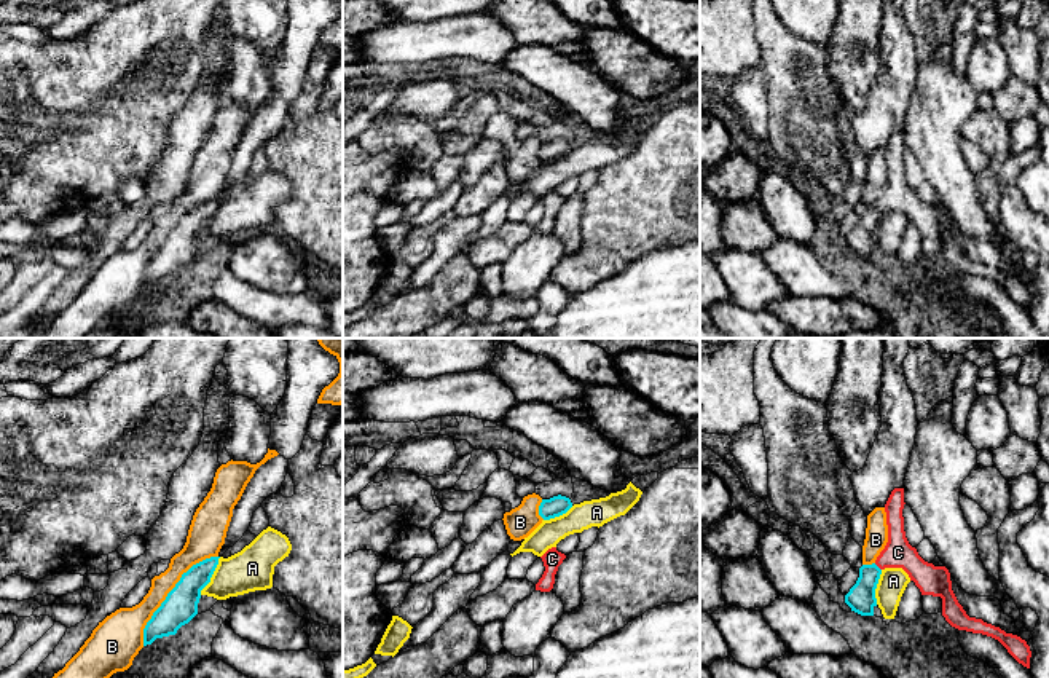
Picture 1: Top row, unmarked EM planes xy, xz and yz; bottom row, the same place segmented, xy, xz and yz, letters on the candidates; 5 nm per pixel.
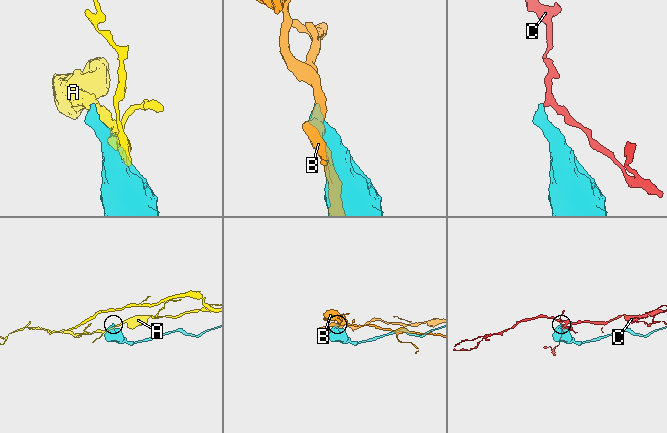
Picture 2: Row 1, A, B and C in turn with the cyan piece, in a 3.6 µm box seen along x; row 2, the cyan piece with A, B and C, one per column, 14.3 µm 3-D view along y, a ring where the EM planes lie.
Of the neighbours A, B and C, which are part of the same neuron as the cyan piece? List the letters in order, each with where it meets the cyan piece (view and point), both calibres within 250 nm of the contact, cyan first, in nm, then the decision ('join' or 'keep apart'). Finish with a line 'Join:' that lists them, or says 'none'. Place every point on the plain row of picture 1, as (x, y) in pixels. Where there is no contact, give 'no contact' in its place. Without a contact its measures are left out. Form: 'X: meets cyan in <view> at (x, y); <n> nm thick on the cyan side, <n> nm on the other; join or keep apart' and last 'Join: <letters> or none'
A: meets cyan in xy at (211, 219); 170 nm thick on the cyan side, 220 nm on the other; keep apart
B: meets cyan in xy at (169, 235); 170 nm thick on the cyan side, 140 nm on the other; keep apart
C: meets cyan in yz at (877, 209); 140 nm thick on the cyan side, 150 nm on the other; keep apart
Join: none

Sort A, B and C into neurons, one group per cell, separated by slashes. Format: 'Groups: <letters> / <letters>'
Groups: A / B / C

